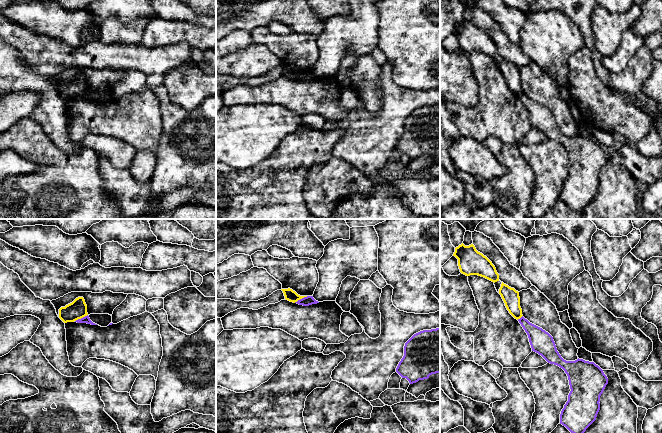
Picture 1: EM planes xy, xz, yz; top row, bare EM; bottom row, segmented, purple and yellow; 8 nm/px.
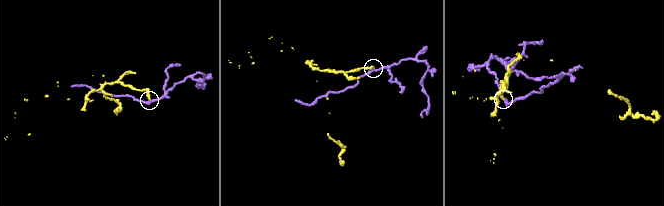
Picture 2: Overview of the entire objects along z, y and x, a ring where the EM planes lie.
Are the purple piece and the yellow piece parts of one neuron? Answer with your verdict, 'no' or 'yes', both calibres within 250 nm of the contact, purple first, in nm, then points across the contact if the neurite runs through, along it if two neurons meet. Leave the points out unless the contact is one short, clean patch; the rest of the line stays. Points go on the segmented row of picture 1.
no; 60 nm thick on the purple side, 150 nm on the other; border along xy (87, 314), (75, 321)

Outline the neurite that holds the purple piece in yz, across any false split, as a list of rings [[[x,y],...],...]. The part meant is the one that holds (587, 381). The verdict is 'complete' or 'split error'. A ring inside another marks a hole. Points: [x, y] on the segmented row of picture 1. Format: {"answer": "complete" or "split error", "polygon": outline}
{"answer": "complete", "polygon": [[[523,316],[518,321],[528,335],[532,351],[548,363],[562,368],[568,376],[571,391],[561,411],[560,424],[571,433],[584,433],[596,420],[600,410],[600,396],[608,384],[607,376],[594,362],[579,358],[575,361],[564,360],[548,332]]]}

